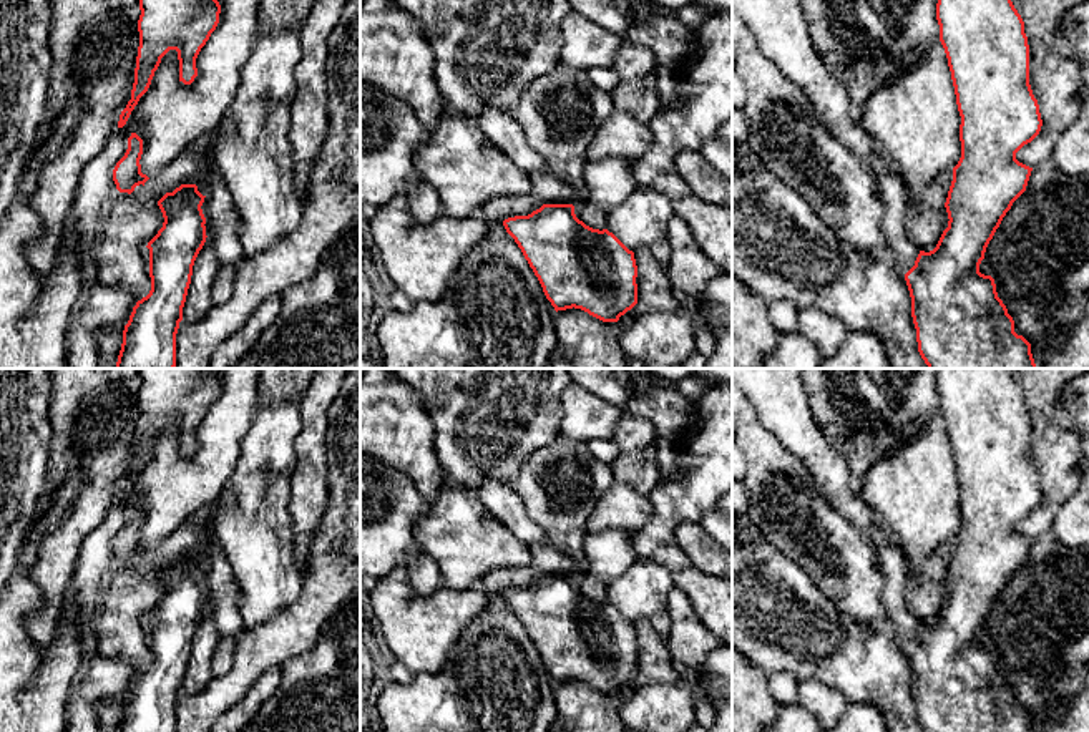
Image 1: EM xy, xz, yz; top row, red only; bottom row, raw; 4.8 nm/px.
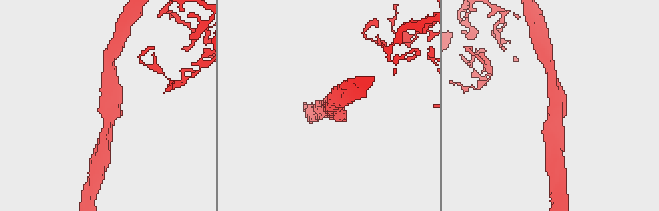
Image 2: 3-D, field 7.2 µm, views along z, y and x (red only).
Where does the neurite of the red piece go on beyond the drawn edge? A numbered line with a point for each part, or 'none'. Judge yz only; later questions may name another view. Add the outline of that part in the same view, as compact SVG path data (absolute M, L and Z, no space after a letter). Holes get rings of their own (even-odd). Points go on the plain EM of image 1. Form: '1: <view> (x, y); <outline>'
1: yz (779, 397); M732 368L732 382L750 400L762 425L805 463L820 495L870 539L883 578L880 601L895 639L905 647L920 626L906 604L905 553L893 531L848 486L848 465L812 418L800 368Z

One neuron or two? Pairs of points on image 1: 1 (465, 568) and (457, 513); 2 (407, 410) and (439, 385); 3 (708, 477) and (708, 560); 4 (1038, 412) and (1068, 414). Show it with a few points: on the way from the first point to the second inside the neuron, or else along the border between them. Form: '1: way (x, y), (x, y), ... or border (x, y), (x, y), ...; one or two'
1: way (465, 555), (465, 540), (457, 527); one
2: border (409, 385), (419, 395); two
3: border (681, 522), (674, 530), (674, 543), (691, 561); two
4: border (1064, 385), (1058, 402), (1056, 420), (1071, 432); two

